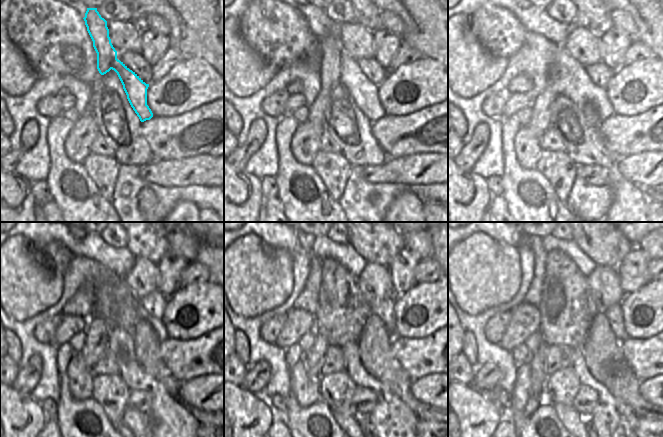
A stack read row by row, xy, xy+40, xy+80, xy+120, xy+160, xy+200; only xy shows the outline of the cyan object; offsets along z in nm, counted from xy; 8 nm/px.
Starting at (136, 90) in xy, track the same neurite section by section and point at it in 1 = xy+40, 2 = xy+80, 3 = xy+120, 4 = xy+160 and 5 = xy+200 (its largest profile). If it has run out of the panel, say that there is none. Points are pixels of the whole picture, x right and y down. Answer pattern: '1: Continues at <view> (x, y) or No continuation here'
1: Continues at xy+40 (337, 67)
2: Continues at xy+80 (571, 80)
3: Continues at xy+120 (96, 331)
4: Continues at xy+160 (314, 356)
5: Continues at xy+200 (538, 372).

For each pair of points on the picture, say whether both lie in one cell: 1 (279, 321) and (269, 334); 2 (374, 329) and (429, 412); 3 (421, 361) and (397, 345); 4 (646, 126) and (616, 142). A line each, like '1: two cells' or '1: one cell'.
1: one cell
2: one cell
3: one cell
4: one cell

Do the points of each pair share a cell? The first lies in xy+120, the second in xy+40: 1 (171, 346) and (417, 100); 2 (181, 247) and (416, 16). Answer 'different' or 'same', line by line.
1: different
2: different

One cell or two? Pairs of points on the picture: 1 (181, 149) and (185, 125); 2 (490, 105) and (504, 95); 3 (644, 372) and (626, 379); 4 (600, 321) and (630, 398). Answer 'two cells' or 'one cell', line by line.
1: one cell
2: one cell
3: two cells
4: one cell

